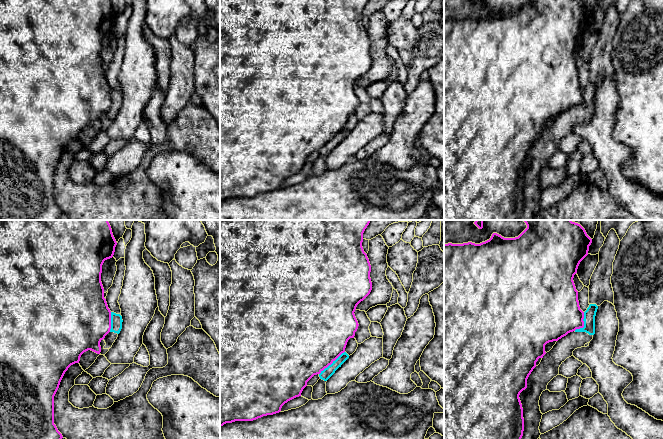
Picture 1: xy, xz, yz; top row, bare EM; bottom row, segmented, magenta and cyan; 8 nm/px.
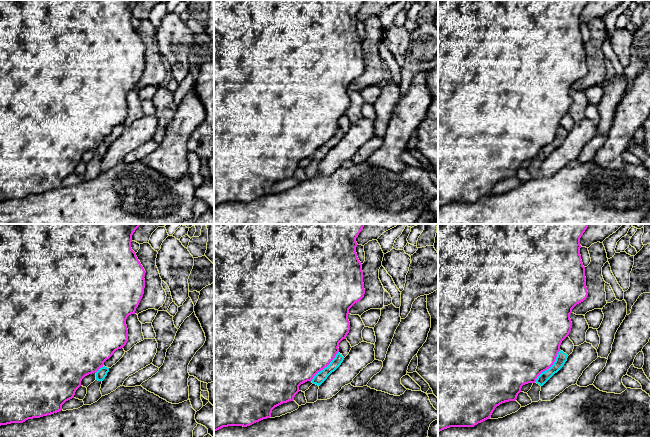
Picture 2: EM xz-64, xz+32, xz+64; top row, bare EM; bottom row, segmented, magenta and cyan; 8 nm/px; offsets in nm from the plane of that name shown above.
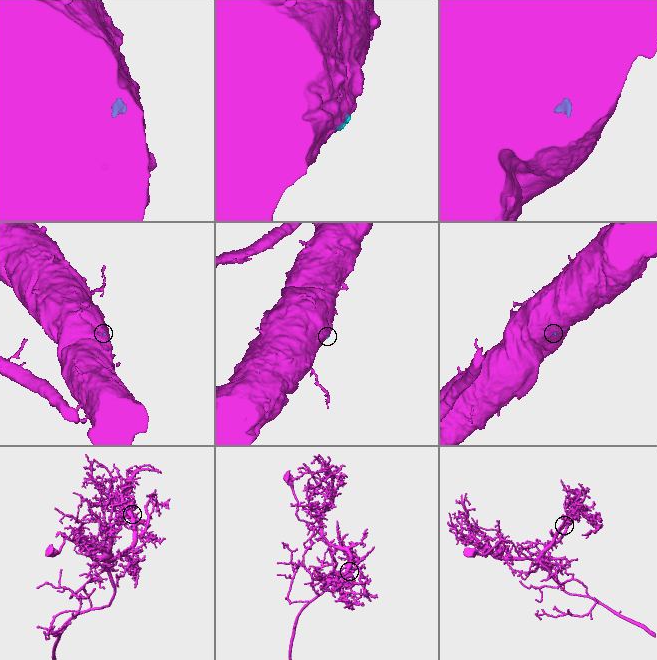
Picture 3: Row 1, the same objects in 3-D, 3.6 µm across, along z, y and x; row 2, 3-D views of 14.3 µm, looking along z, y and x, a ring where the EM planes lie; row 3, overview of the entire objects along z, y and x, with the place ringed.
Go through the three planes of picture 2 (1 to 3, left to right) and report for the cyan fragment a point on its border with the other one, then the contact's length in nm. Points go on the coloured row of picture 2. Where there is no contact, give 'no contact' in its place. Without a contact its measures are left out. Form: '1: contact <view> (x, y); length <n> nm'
1: contact xz-64 (99, 368); length 90 nm
2: contact xz+32 (325, 366); length 320 nm
3: contact xz+64 (549, 367); length 320 nm

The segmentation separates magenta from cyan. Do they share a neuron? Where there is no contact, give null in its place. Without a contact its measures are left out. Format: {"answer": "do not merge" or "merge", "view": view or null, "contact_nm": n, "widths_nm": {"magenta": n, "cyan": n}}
{"answer": "do not merge", "view": "xz", "contact_nm": 280, "widths_nm": {"magenta": 500, "cyan": 80}}

